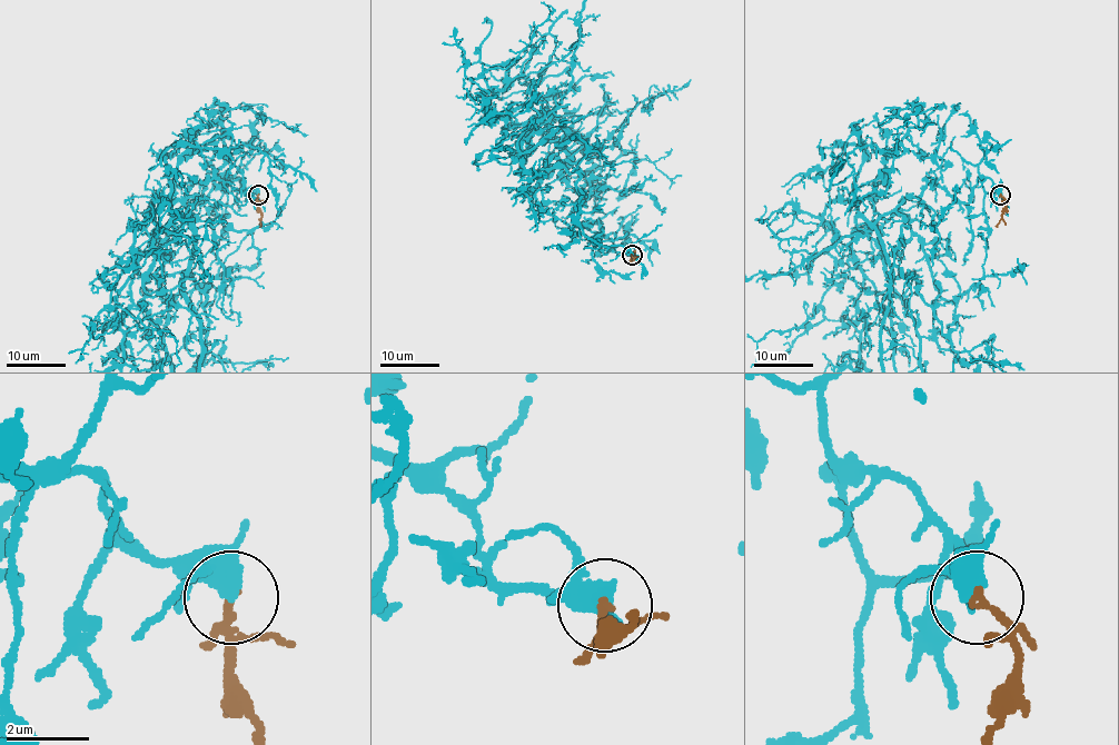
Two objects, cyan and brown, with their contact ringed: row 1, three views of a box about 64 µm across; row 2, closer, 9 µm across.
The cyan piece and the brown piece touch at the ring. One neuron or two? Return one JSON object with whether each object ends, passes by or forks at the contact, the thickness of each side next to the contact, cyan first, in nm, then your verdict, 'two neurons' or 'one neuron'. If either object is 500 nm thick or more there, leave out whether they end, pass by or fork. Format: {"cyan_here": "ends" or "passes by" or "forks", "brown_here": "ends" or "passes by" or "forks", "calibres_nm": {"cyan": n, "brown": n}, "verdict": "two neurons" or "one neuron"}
{"cyan_here": "passes by", "brown_here": "ends", "calibres_nm": {"cyan": 440, "brown": 190}, "verdict": "two neurons"}

